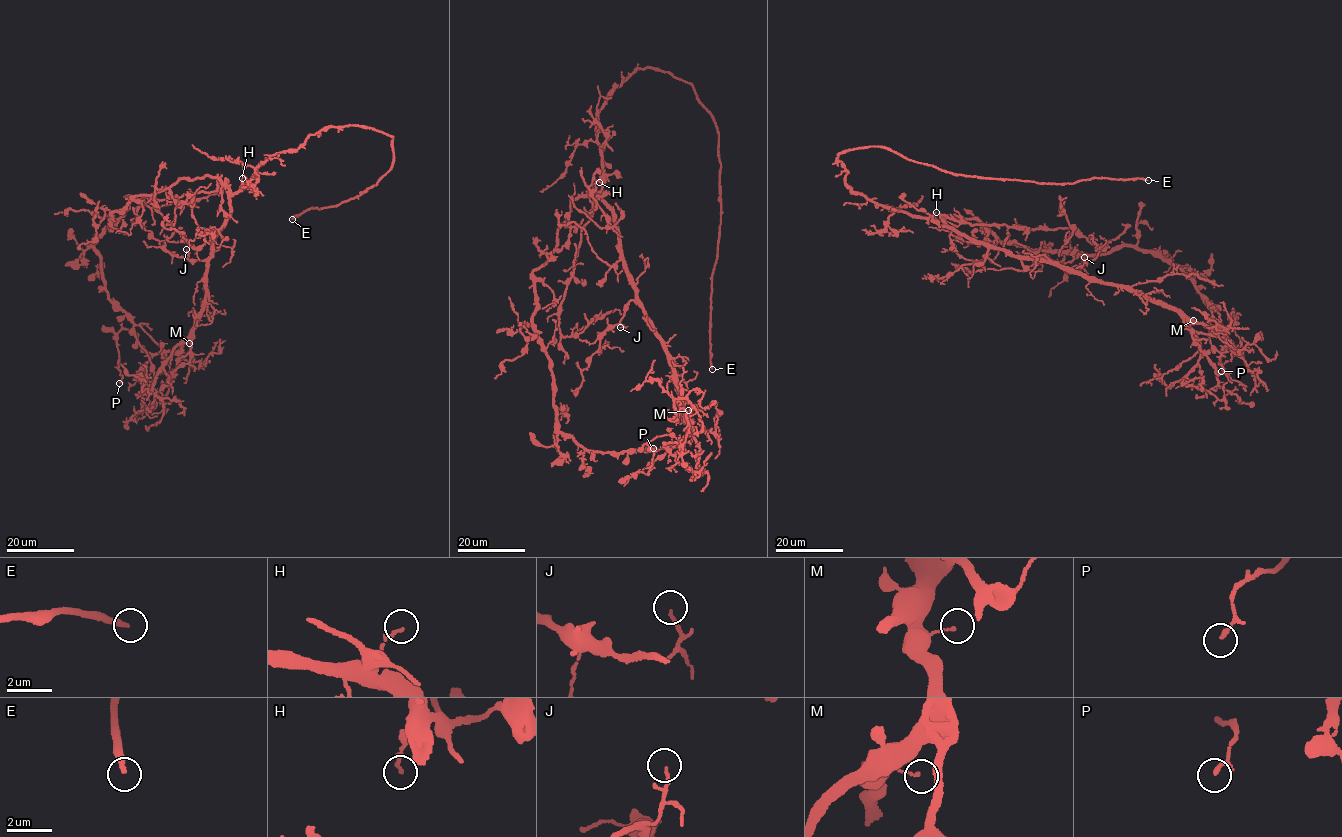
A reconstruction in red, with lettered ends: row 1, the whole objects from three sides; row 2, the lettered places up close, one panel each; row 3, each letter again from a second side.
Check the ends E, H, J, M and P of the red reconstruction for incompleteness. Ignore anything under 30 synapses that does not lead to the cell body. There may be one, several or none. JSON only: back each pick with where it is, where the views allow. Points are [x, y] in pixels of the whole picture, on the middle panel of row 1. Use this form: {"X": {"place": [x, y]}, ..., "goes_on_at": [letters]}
{"E": {"place": [712, 369]}, "goes_on_at": ["E"]}

